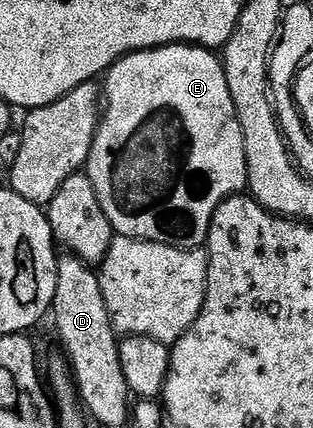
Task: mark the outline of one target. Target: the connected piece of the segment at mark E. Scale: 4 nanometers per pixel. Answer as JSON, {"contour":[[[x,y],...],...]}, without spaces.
{"contour":[[[171,43],[168,47],[154,47],[150,51],[134,51],[113,63],[110,70],[106,72],[104,110],[98,121],[98,131],[94,134],[94,143],[90,146],[90,160],[86,162],[85,170],[96,189],[96,197],[100,197],[100,205],[104,213],[108,213],[108,221],[121,238],[146,239],[149,243],[163,243],[185,251],[201,248],[210,232],[210,222],[216,209],[231,195],[247,190],[250,174],[246,168],[244,133],[238,110],[232,101],[232,93],[228,89],[228,77],[223,60],[219,56],[217,59],[214,55],[217,54],[205,47],[196,47],[188,43]]]}

